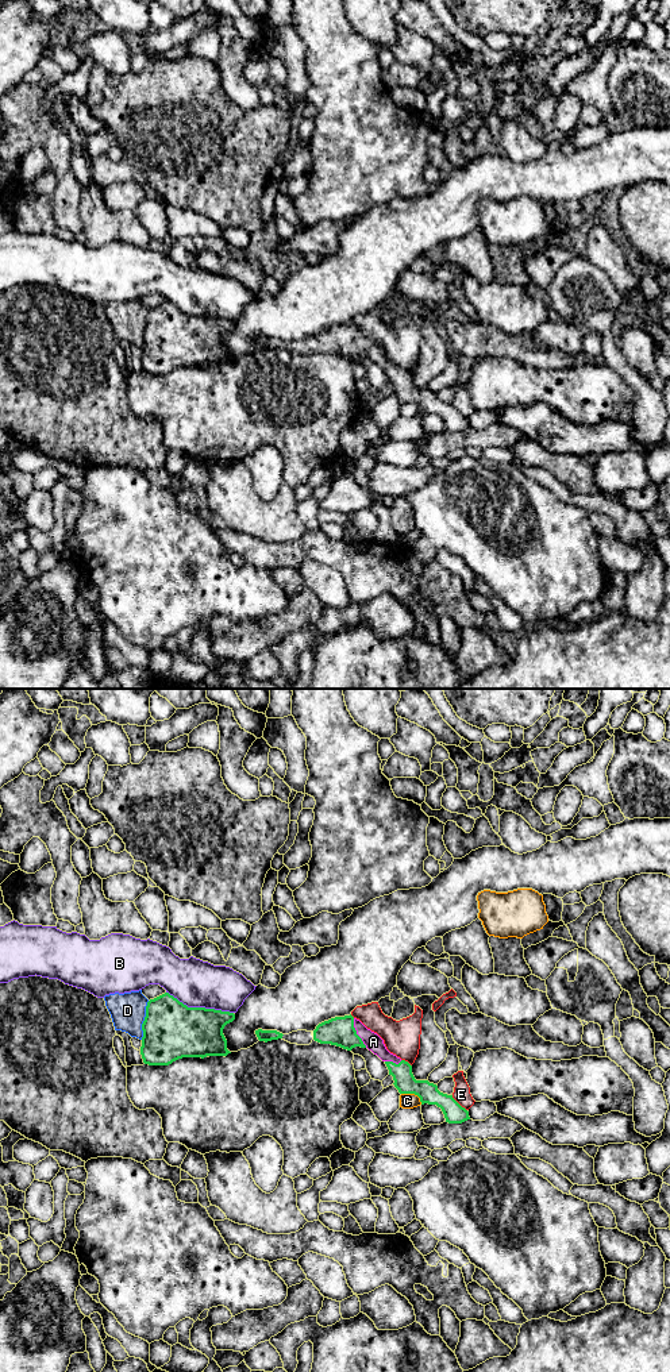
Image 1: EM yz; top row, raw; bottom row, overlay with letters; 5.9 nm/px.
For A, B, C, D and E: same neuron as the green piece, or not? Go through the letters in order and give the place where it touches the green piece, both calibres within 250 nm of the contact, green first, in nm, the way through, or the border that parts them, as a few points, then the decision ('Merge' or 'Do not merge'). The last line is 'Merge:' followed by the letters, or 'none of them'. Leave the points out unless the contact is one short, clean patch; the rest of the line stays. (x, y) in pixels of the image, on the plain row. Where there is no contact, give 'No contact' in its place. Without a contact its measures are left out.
A: Touches green at yz (355, 342). Thickness 170 nm (green) against 100 nm. Path across: yz (339, 339), (355, 342), (373, 350). Merge
B: Touches green at yz (200, 316). Thickness 340 nm (green) against 280 nm. Do not merge
C: Touches green at yz (414, 401). Thickness 130 nm (green) against 100 nm. Boundary: yz (401, 401), (414, 401), (422, 412). Do not merge
D: Touches green at yz (145, 328). Thickness 340 nm (green) against 220 nm. Boundary: yz (149, 309), (145, 318), (141, 347). Do not merge
E: Touches green at yz (458, 412). Thickness 120 nm (green) against 100 nm. Do not merge
Merge: A

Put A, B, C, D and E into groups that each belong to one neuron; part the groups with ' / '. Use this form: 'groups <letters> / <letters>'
groups A / B / C / D / E

